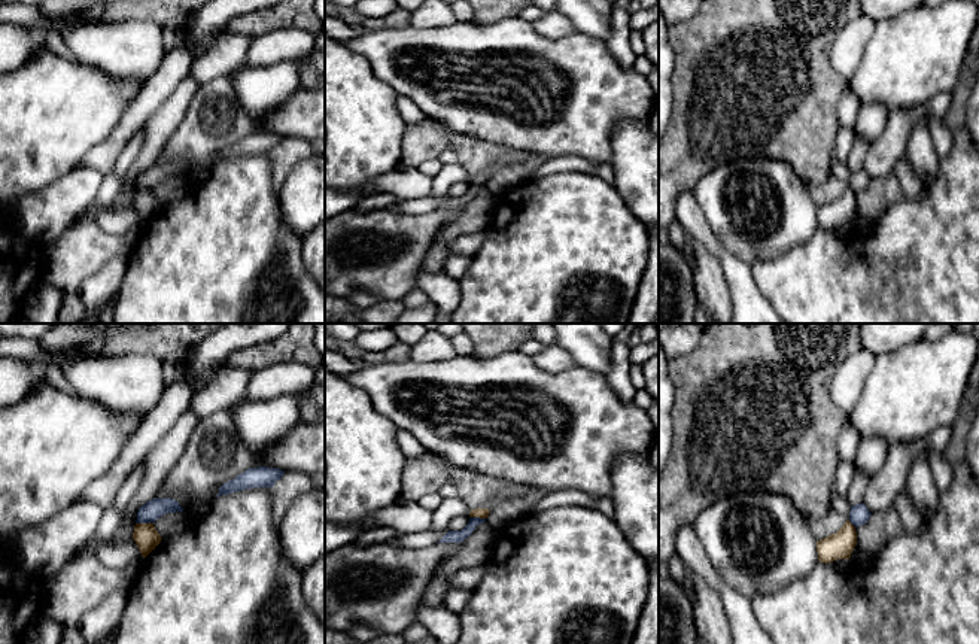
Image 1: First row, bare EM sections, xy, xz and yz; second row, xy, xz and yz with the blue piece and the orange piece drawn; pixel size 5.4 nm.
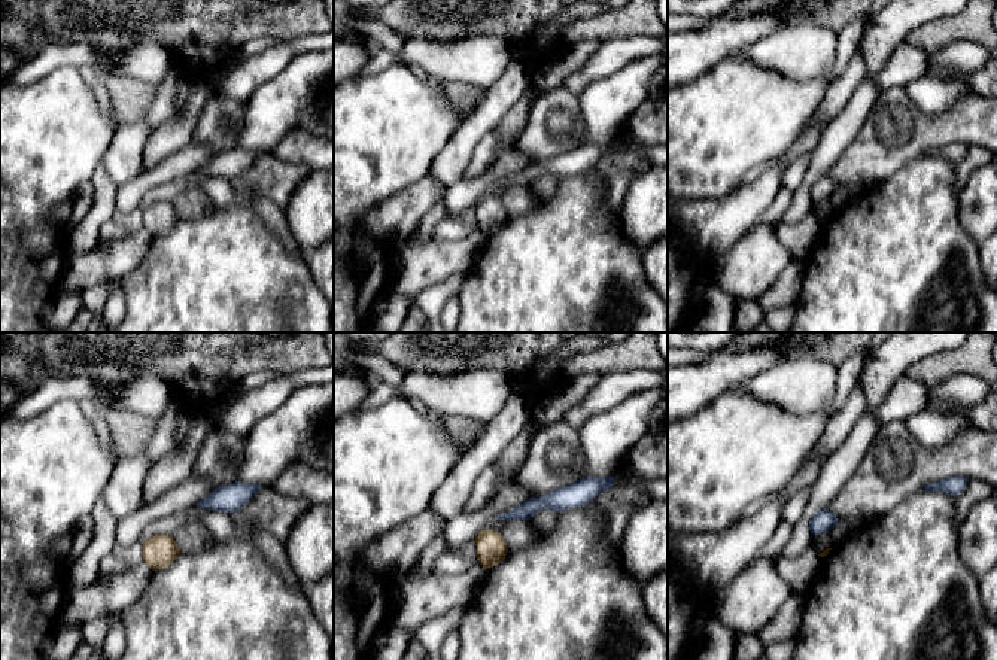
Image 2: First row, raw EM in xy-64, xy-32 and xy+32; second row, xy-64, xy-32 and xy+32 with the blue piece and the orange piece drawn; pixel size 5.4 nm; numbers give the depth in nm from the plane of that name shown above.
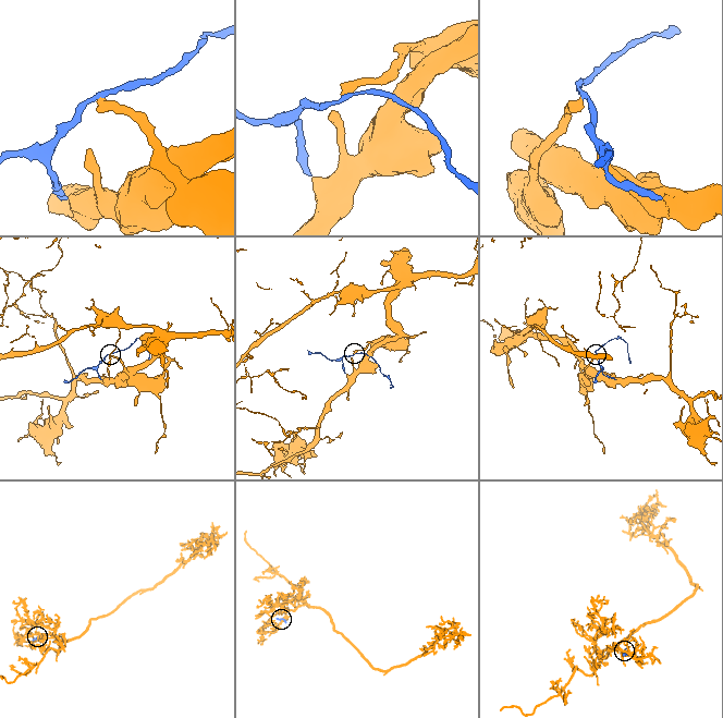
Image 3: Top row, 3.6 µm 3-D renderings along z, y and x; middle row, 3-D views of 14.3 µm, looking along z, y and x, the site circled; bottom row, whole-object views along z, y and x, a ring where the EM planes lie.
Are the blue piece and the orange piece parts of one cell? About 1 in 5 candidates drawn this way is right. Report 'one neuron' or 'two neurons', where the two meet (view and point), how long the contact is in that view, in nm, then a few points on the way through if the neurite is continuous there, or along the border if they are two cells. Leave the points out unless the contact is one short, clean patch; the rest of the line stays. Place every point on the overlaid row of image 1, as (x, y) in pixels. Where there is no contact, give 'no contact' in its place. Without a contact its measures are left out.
two neurons | xy (143, 522) | 100 nm | along xy (152, 522), (136, 523)

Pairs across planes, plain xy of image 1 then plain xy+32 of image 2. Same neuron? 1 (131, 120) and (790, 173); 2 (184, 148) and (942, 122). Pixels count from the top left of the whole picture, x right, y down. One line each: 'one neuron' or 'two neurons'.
1: two neurons
2: one neuron

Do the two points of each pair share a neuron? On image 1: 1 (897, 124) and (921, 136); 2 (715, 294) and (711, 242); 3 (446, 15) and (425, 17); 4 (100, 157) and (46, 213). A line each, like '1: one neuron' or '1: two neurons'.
1: two neurons
2: two neurons
3: one neuron
4: two neurons

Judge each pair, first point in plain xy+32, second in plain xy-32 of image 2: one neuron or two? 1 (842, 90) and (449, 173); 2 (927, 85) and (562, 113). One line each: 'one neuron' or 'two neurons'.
1: one neuron
2: two neurons

